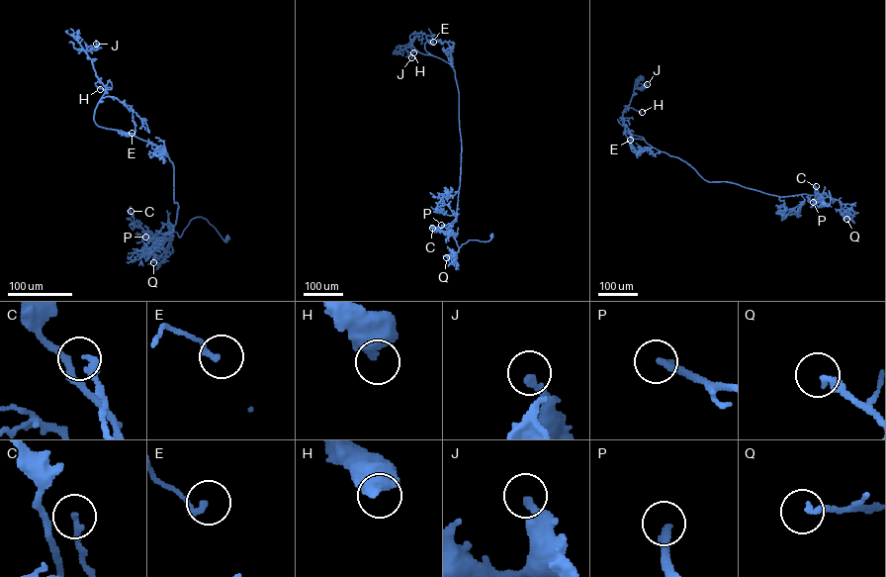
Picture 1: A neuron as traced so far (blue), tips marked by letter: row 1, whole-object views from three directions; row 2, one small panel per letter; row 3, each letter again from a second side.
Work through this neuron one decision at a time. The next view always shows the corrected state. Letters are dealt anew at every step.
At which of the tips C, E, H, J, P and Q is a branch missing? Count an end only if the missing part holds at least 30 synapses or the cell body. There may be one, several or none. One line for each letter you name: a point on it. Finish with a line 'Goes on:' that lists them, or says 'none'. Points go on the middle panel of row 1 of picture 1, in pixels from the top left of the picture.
P: at (441, 225)
Goes on: P

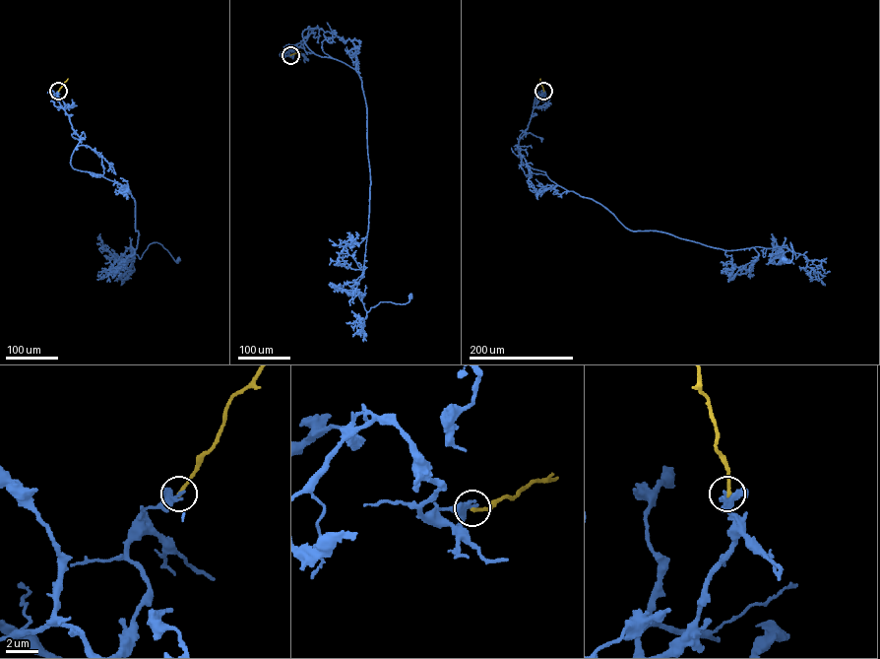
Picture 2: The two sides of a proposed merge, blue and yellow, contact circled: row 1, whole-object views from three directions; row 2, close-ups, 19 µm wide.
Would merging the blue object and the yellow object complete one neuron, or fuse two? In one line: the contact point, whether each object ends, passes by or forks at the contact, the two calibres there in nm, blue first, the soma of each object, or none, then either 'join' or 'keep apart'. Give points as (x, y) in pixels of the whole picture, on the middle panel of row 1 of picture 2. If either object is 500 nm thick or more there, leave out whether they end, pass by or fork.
place (290, 55); blue passes by; yellow ends; calibres 320 and 240 nm; soma blue (410, 296); soma yellow none; keep apart

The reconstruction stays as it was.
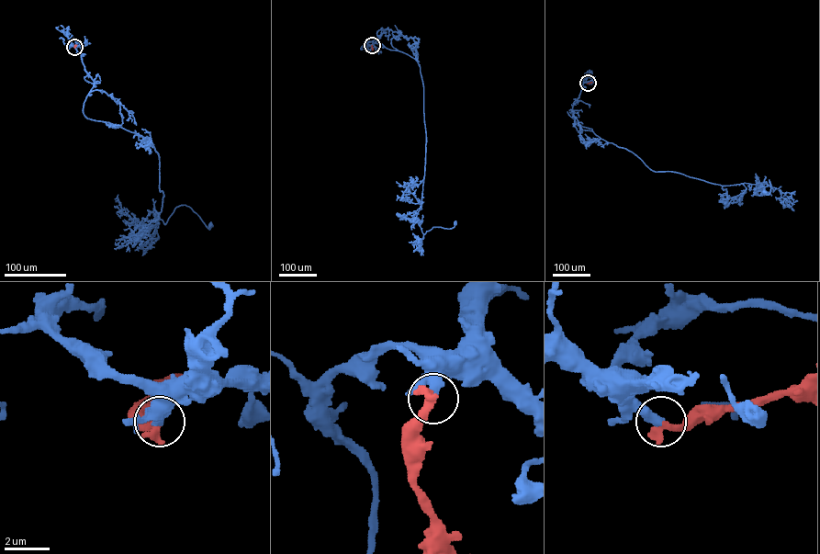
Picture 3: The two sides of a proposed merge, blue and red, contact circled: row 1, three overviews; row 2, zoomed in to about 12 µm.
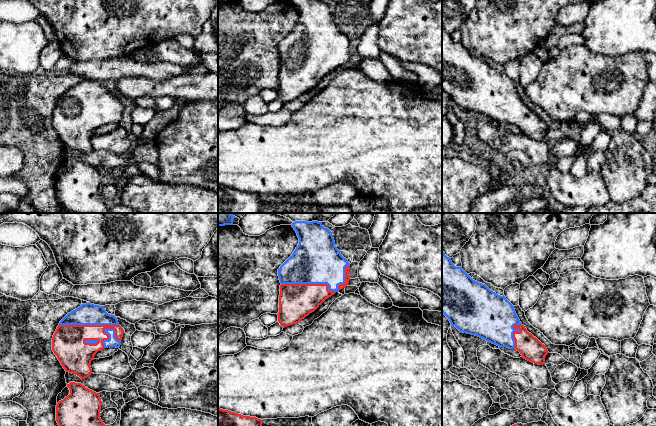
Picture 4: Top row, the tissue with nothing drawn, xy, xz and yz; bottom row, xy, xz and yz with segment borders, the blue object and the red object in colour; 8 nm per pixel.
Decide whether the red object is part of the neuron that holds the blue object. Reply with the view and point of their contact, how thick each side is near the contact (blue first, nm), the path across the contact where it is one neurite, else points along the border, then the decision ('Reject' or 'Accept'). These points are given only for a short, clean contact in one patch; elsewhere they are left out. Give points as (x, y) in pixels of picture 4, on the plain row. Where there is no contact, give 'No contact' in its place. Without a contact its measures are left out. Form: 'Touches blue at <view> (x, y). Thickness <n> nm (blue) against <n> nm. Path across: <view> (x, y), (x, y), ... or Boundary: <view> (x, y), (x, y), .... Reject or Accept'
Touches blue at xy (89, 100). Thickness 180 nm (blue) against 280 nm. Accept

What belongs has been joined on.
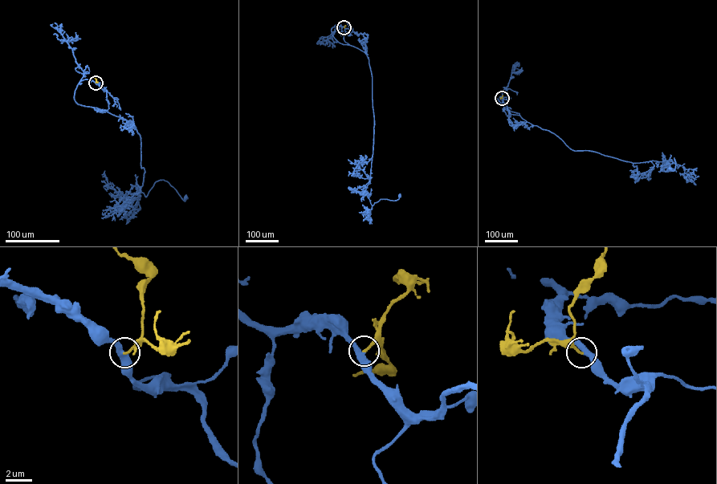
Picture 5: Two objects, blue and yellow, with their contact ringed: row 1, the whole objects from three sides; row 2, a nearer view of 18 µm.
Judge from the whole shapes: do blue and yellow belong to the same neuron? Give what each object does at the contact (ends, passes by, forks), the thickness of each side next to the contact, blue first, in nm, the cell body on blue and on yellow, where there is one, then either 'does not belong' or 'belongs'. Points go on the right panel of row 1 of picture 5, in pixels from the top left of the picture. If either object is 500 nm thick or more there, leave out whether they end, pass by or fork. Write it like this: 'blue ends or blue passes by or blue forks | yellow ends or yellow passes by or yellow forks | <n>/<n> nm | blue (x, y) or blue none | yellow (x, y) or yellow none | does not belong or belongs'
blue passes by | yellow ends | 440/180 nm | blue (670, 168) | yellow none | belongs

